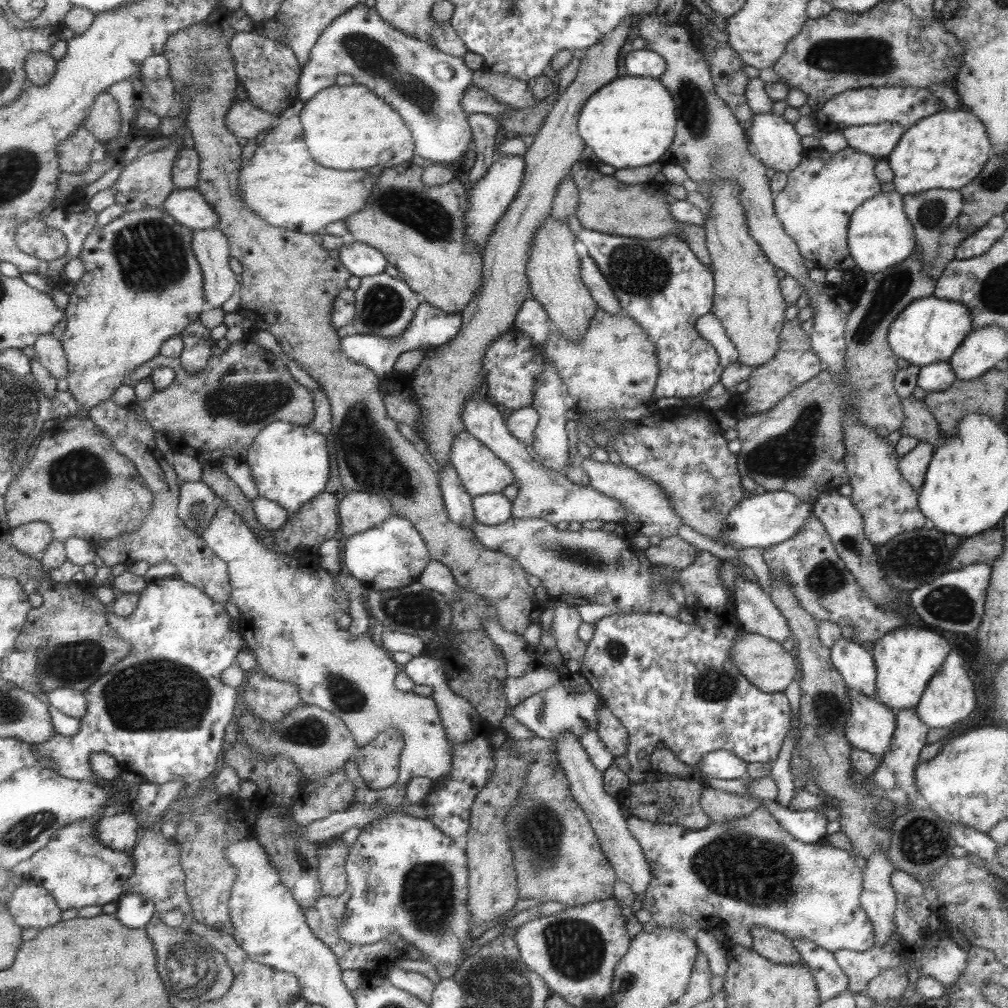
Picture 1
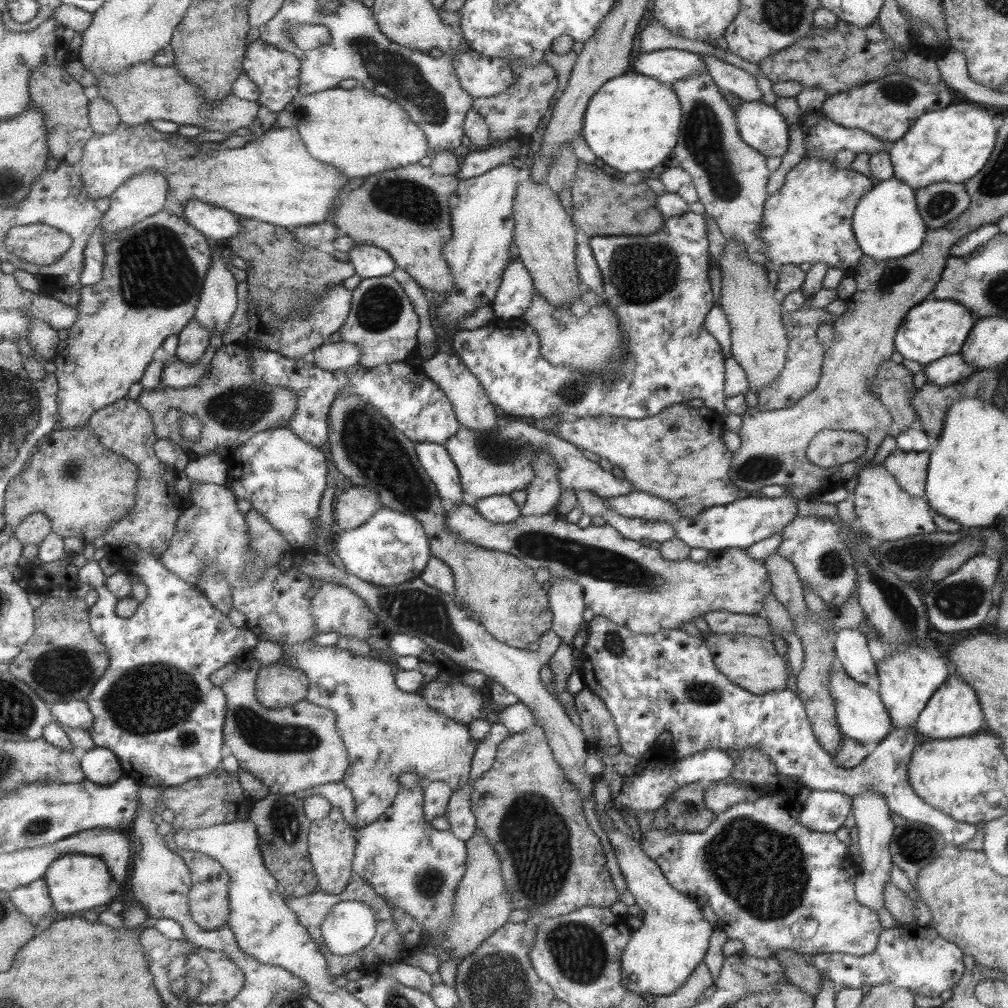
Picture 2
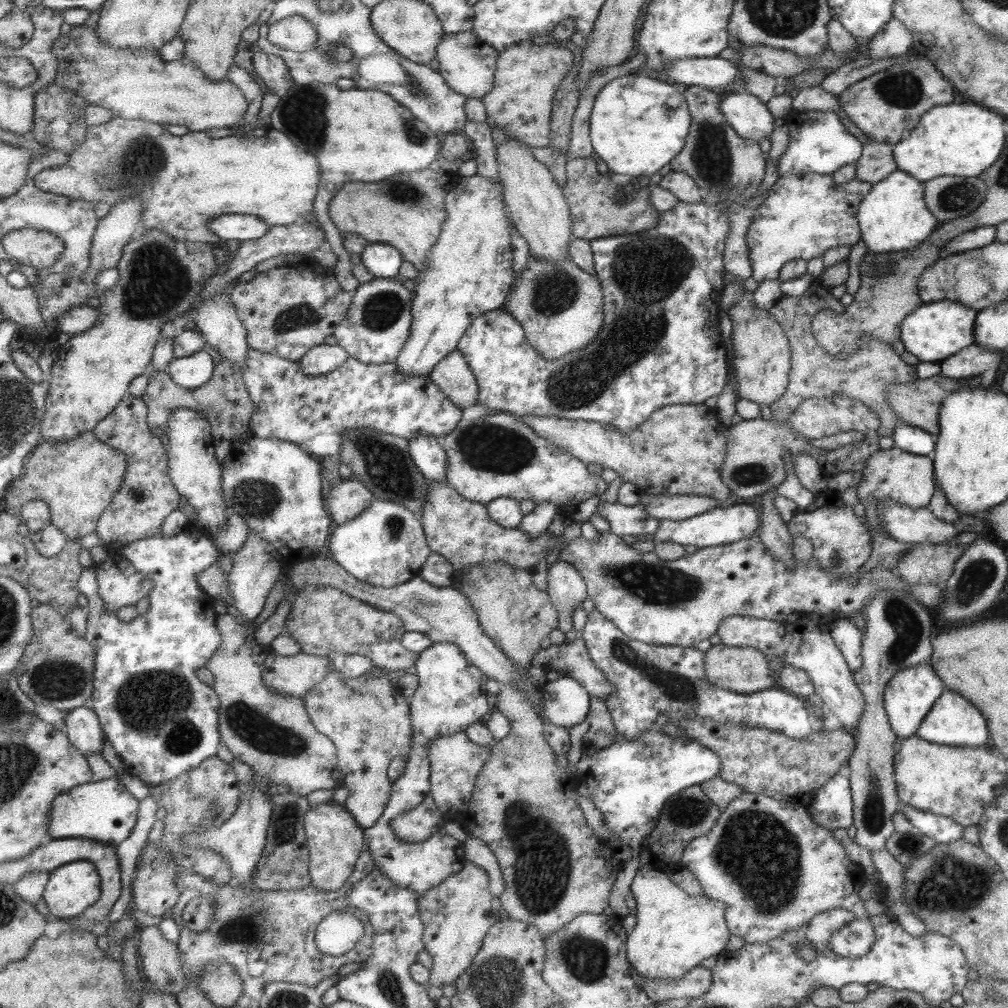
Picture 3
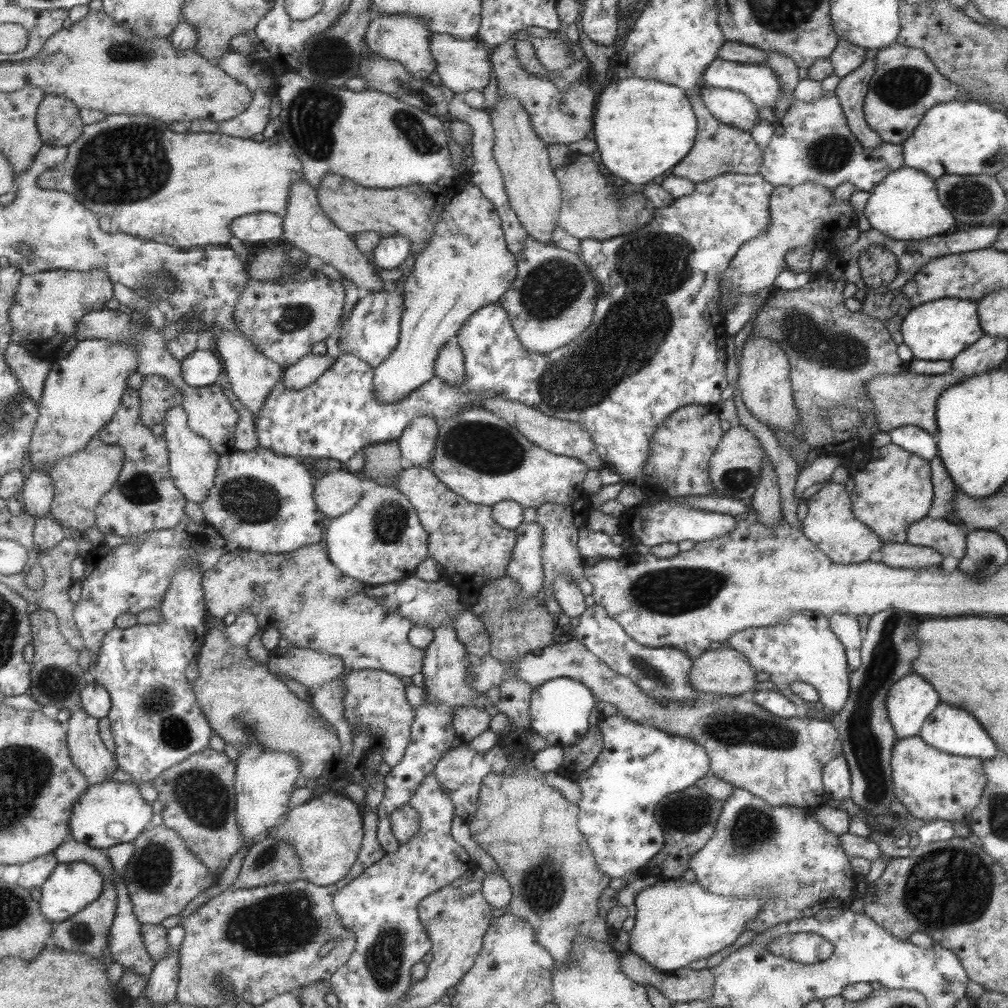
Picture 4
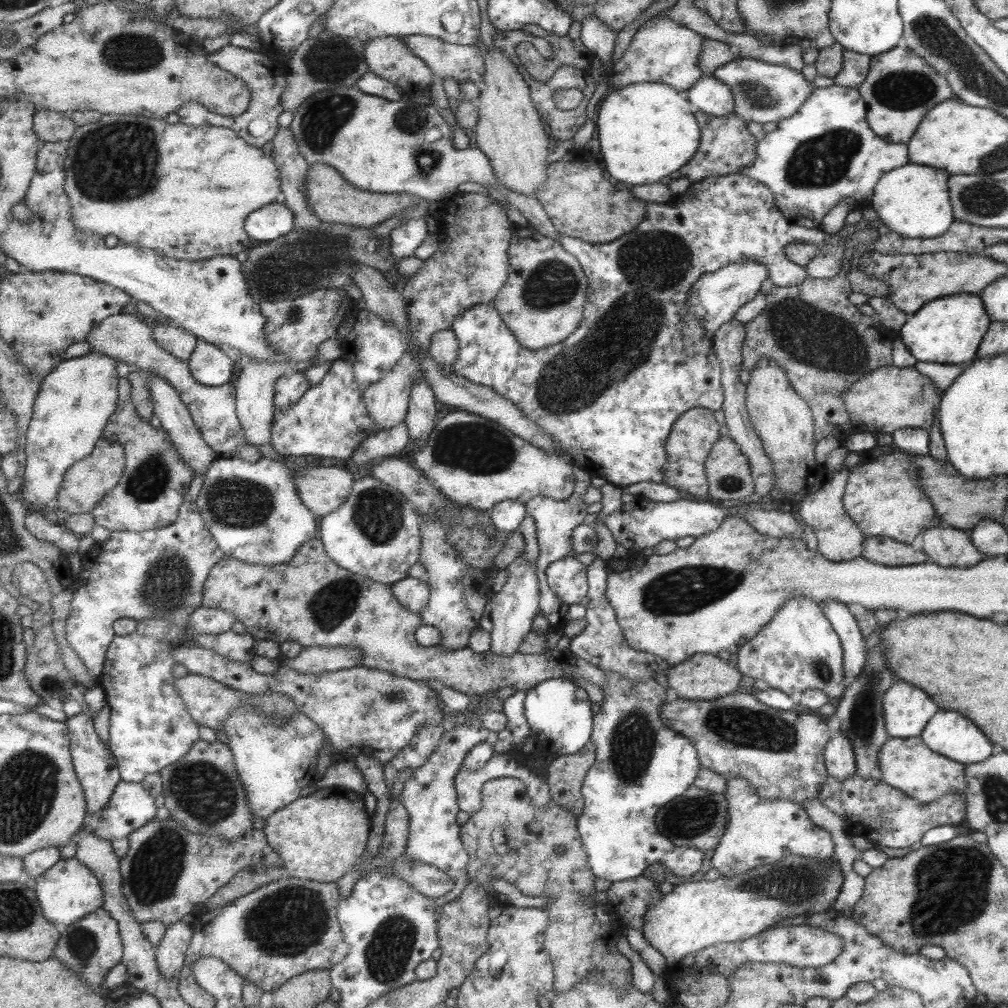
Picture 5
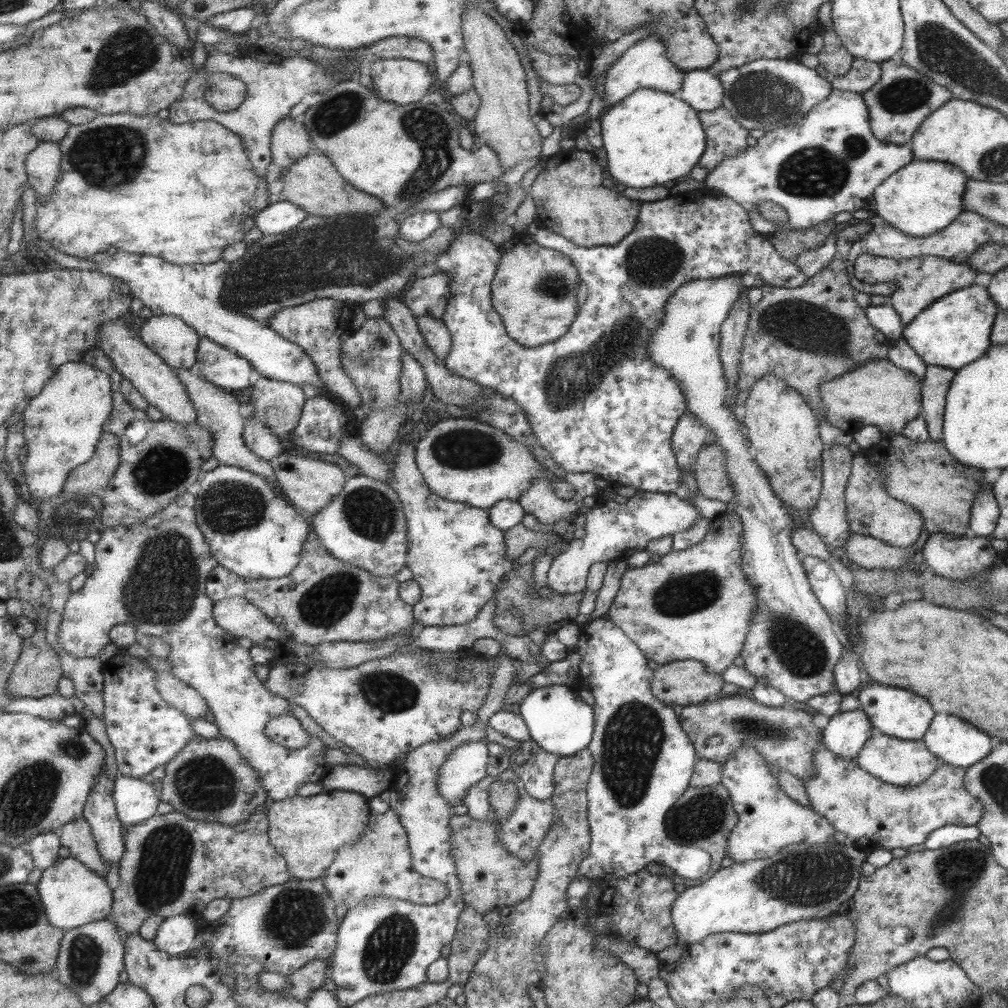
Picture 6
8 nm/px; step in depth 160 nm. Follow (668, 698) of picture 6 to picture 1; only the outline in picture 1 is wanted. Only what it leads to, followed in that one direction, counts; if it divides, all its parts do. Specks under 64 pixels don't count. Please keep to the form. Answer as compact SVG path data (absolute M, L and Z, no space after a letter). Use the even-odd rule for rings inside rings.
M739 632L735 637L735 645L731 649L730 657L752 685L767 693L781 693L797 674L795 658L787 654L779 642L773 642L763 635Z

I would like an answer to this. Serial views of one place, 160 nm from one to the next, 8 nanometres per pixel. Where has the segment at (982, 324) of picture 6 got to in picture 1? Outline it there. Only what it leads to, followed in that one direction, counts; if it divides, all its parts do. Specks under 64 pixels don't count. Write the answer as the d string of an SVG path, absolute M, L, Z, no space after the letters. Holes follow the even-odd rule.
M932 294L911 302L894 318L886 341L897 357L906 360L909 365L920 367L946 362L970 334L971 325L970 311L966 306L946 299L939 299Z

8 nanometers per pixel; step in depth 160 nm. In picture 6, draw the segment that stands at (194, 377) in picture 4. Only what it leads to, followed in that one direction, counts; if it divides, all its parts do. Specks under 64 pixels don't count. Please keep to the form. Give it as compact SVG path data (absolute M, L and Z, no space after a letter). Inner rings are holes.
M209 338L200 340L196 364L207 381L229 391L250 386L251 369L255 369L246 358Z

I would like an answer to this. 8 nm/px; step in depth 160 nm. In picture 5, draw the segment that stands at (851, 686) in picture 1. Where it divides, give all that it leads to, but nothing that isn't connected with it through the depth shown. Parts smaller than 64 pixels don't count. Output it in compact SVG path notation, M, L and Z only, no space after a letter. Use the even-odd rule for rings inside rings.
M826 600L826 602L821 602L820 606L838 639L841 640L846 681L852 680L855 675L861 672L865 664L866 650L863 647L859 626L844 604L834 600Z

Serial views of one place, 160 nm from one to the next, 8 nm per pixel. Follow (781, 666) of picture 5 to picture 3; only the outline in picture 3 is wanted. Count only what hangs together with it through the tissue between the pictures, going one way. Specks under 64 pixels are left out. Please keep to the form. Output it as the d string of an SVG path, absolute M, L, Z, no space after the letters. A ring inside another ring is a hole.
M735 615L722 618L716 634L718 634L721 639L720 644L723 644L724 646L755 647L767 658L773 658L774 656L782 658L783 666L781 668L785 665L789 665L793 668L804 670L807 673L807 676L811 679L814 688L813 696L821 700L826 712L832 712L835 716L837 716L843 730L852 732L855 730L856 724L858 724L858 720L860 720L860 716L862 716L862 710L864 710L864 706L866 706L866 698L860 691L859 686L856 685L853 672L846 665L846 661L842 657L841 651L834 644L834 640L830 638L827 631L819 630L817 627L819 624L820 622L812 617L808 617L805 626L802 626L801 622L793 624L793 626L789 626L789 624L787 624L787 626L783 626L783 624L773 622L771 619Z

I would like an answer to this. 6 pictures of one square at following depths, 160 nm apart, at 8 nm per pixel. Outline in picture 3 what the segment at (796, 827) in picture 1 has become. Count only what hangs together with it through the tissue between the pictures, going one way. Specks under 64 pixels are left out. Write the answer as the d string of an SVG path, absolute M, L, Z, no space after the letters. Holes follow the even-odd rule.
M846 773L833 775L821 789L813 792L808 809L811 820L833 831L847 829L853 821L853 799Z

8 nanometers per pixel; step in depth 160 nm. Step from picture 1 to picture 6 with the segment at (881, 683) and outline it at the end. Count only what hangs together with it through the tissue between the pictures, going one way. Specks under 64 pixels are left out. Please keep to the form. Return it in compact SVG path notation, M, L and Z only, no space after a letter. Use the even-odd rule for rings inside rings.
M873 684L873 686L859 691L857 698L862 712L866 714L868 722L875 728L876 732L893 738L919 740L925 736L930 720L933 718L933 710L931 710L929 702L915 696L909 690Z

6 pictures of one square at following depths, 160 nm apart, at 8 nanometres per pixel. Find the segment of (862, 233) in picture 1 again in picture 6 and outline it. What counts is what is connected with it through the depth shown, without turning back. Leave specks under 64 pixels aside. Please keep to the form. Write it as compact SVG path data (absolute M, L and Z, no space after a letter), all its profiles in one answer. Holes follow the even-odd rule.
M912 161L887 177L873 192L874 214L903 234L925 237L945 229L962 210L966 175L958 167L936 161Z

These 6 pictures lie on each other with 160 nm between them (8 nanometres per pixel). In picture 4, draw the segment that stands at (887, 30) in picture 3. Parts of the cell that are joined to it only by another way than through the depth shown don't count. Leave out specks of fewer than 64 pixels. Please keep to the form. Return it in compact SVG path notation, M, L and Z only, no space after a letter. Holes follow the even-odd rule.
M866 50L865 62L841 78L835 88L835 97L849 124L851 134L867 150L877 148L882 140L867 126L862 113L862 100L866 96L867 84L874 71L878 50Z

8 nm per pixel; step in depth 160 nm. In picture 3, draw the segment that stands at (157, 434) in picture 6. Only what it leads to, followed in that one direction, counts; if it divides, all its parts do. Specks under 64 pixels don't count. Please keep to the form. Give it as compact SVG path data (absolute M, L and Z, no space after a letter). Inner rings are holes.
M130 393L115 410L94 428L95 434L109 446L124 452L130 466L122 489L113 498L113 505L98 523L98 536L103 547L131 545L145 538L161 535L165 518L179 509L181 497L170 475L170 458L161 438L155 438L148 422L147 403Z

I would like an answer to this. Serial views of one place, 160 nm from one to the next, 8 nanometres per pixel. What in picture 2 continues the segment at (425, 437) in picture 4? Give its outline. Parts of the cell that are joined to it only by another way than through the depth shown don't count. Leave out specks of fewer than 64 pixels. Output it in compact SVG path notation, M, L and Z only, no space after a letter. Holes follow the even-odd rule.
M430 442L416 443L416 447L419 462L437 488L439 498L449 506L469 500L464 496L456 466L445 447Z

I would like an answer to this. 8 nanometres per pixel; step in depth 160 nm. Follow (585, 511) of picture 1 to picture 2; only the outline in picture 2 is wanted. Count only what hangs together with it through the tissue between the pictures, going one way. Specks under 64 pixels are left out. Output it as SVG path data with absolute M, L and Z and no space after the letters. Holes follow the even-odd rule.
M449 349L436 352L418 366L444 392L461 427L470 428L477 432L491 432L500 426L495 408L483 386L457 357L456 353L452 353ZM632 491L624 496L603 499L603 503L615 511L617 515L627 518L643 518L645 521L653 520L655 522L672 523L677 520L677 509L667 503L667 500L661 500L651 497L649 494Z

